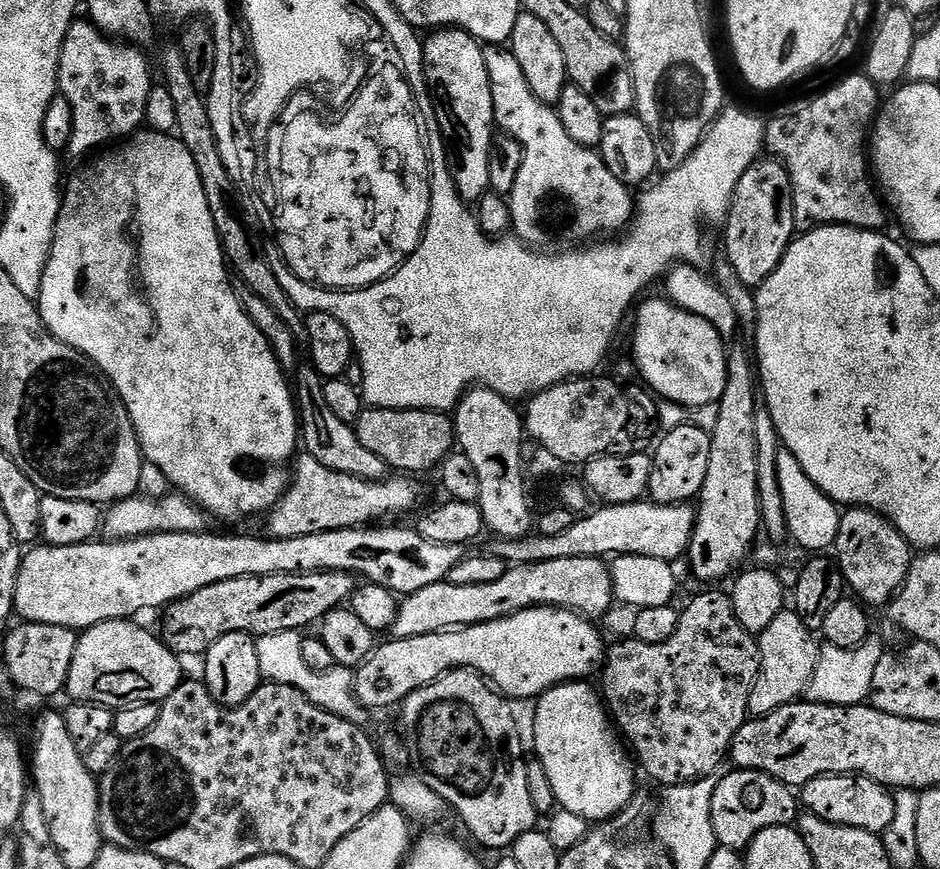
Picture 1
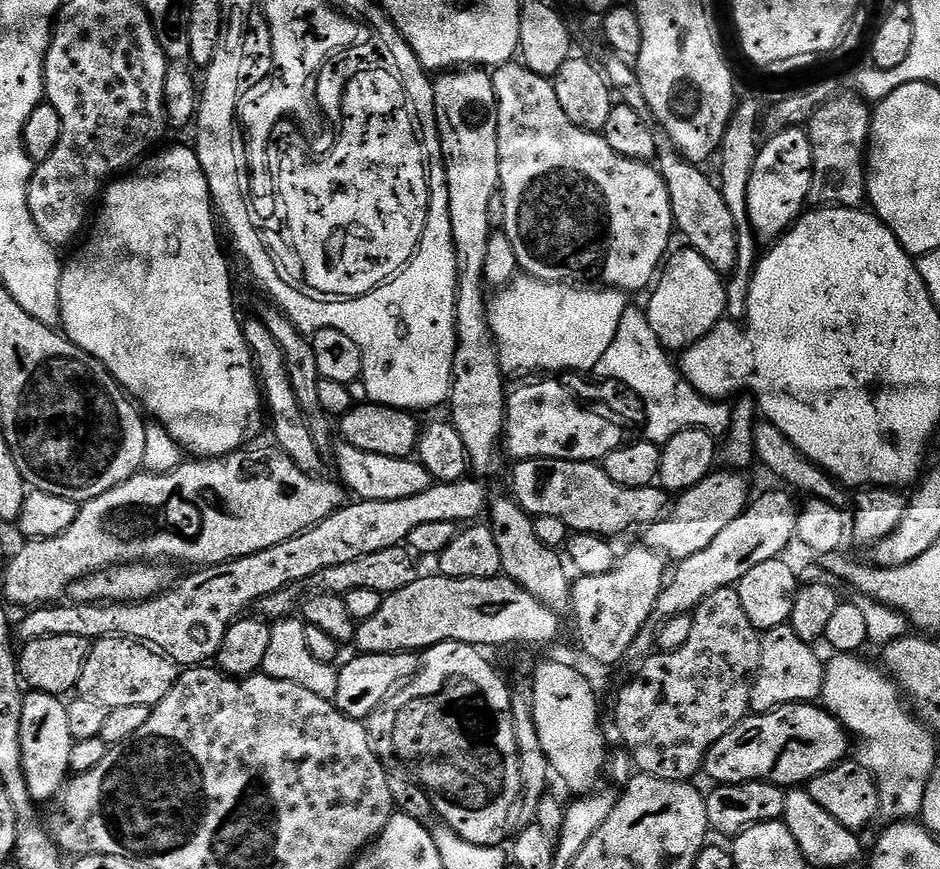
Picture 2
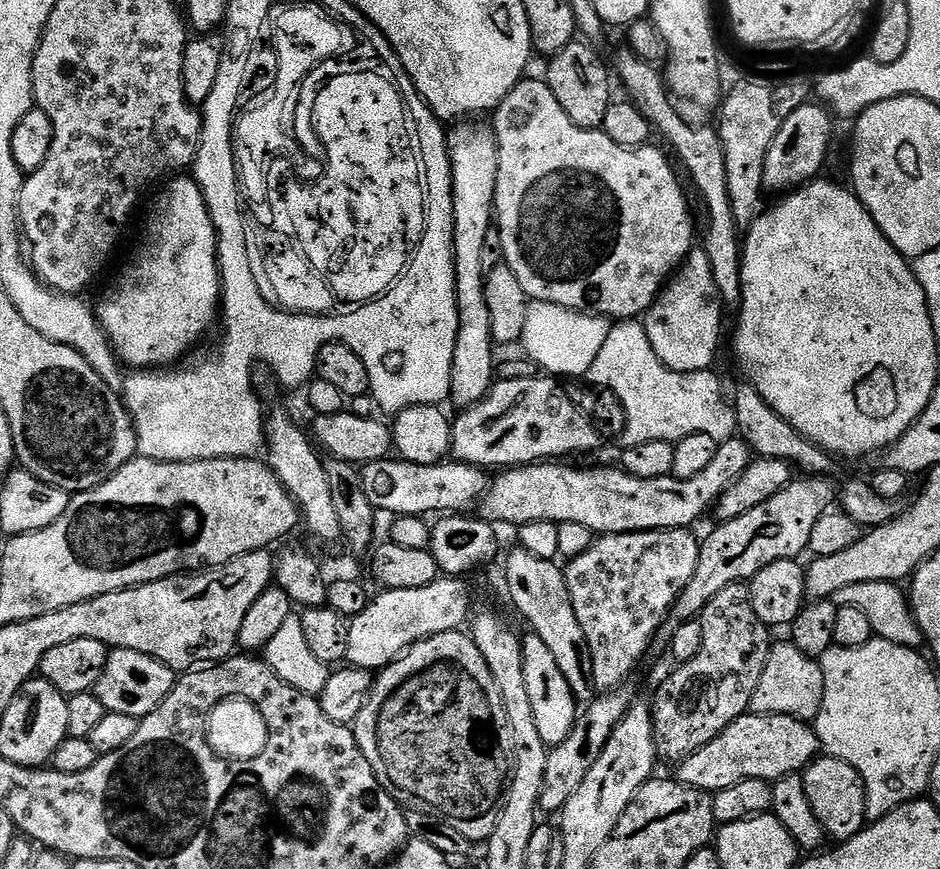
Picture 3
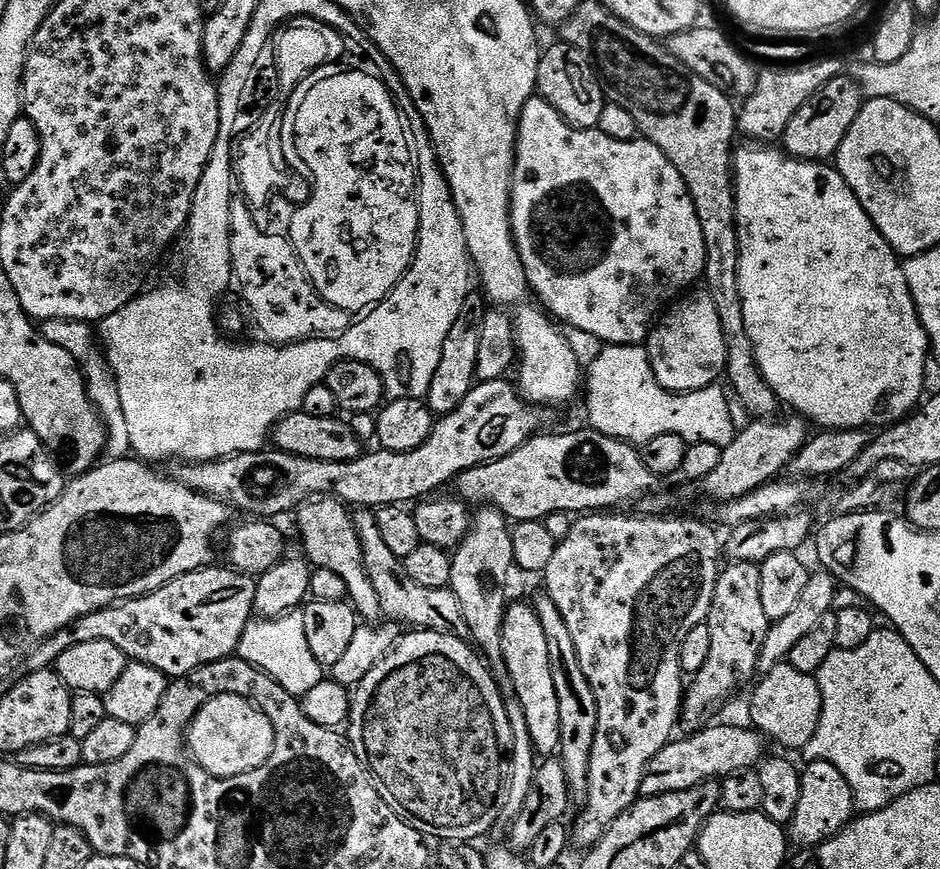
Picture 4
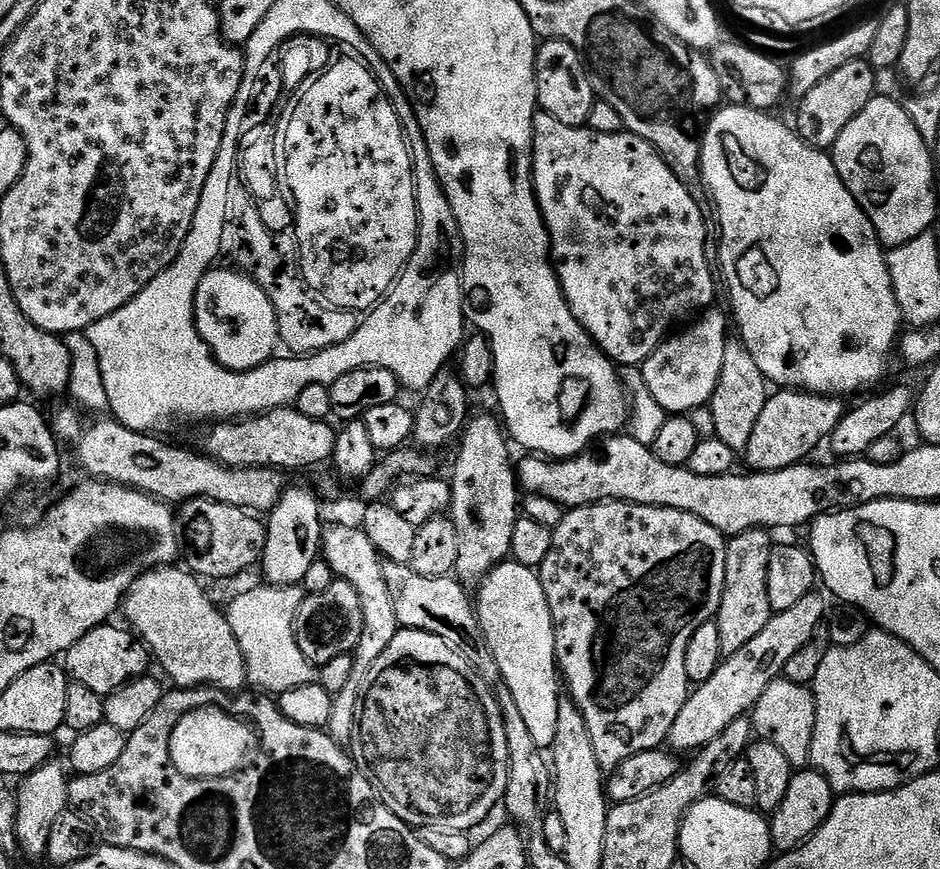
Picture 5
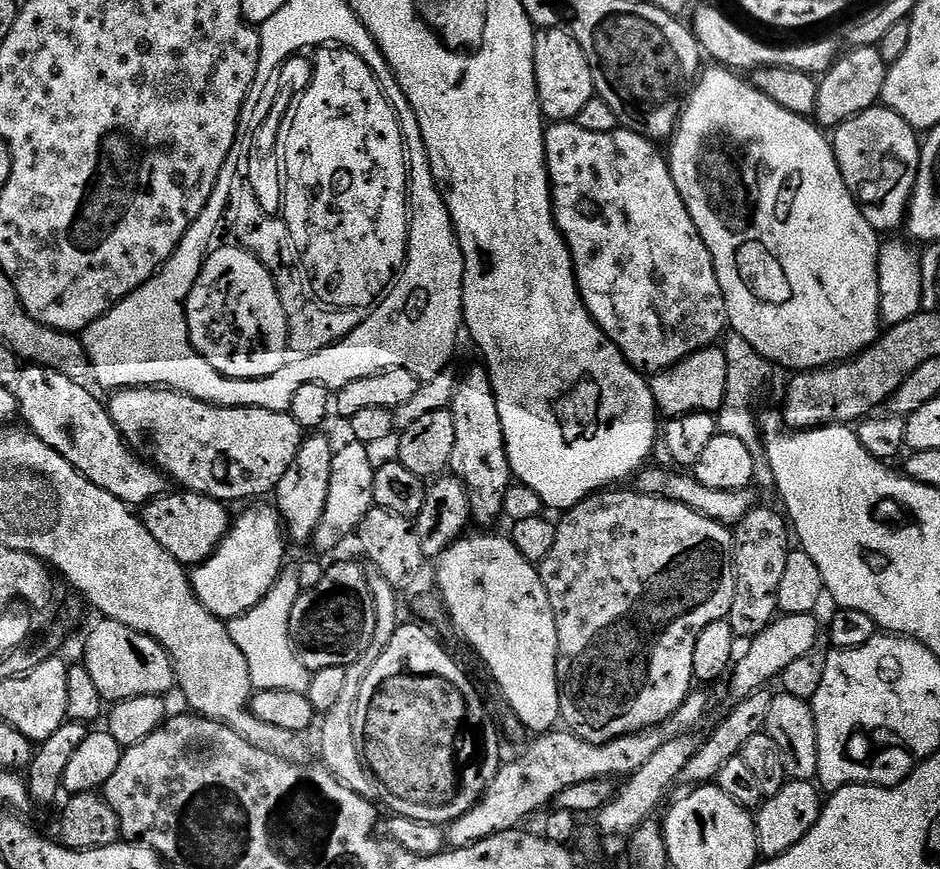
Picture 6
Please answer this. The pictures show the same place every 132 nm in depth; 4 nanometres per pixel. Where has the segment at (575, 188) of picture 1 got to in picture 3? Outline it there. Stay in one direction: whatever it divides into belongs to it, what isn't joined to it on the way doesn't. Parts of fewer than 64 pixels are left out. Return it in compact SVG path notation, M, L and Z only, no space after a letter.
M525 78L518 81L514 90L510 90L510 94L506 94L506 98L496 107L494 119L496 119L494 131L498 150L494 224L498 229L498 243L505 250L503 263L507 264L510 270L514 270L514 274L518 274L518 282L522 282L522 290L529 301L557 304L563 308L572 308L576 312L590 312L593 316L603 316L612 322L635 321L643 317L694 247L692 220L688 217L688 200L684 197L684 188L680 185L679 178L676 177L677 169L673 161L667 155L664 157L658 149L652 148L653 146L643 148L618 146L618 142L613 142L603 130L579 128L574 122L570 122L570 118L566 118L566 110L562 110L558 98L554 98L554 90L550 90L548 81L544 78L540 80Z

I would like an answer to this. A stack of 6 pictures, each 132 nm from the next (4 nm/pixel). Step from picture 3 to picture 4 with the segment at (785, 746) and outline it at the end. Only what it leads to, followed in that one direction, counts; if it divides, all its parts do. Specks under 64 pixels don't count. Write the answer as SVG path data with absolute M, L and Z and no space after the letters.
M736 724L705 726L698 732L684 734L684 737L669 740L646 766L646 774L640 787L641 797L674 794L690 790L708 780L716 780L734 774L743 768L756 768L765 759L765 737L751 727L739 728Z

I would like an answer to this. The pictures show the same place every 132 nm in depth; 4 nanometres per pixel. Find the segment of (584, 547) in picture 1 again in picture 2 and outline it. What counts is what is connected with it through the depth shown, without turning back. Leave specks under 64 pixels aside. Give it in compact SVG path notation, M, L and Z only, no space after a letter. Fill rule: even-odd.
M713 470L698 486L679 493L671 505L670 511L658 522L643 529L643 547L652 548L661 556L672 562L690 558L690 554L698 554L698 550L706 550L734 518L741 516L750 503L748 496L747 475L736 470ZM672 559L672 560L671 560Z

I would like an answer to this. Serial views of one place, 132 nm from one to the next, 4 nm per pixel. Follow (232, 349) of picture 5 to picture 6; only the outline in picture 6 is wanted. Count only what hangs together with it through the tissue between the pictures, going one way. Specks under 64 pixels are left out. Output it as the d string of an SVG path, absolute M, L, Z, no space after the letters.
M220 250L207 265L200 278L196 276L192 290L188 292L188 318L198 350L214 366L218 366L220 372L228 372L233 389L240 384L248 384L253 388L260 384L260 380L272 380L272 376L280 376L280 372L284 372L284 316L270 278L252 258L232 250Z

